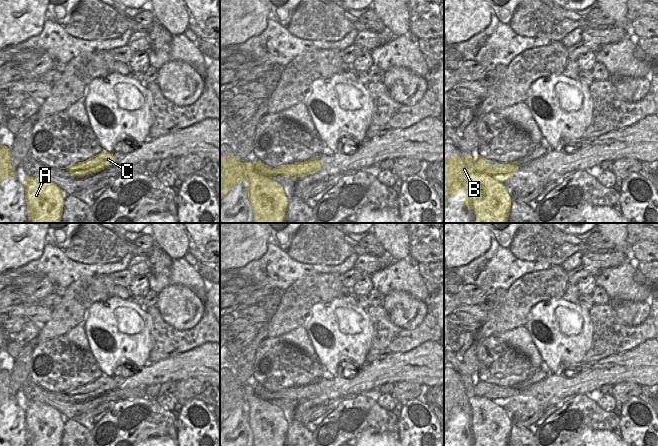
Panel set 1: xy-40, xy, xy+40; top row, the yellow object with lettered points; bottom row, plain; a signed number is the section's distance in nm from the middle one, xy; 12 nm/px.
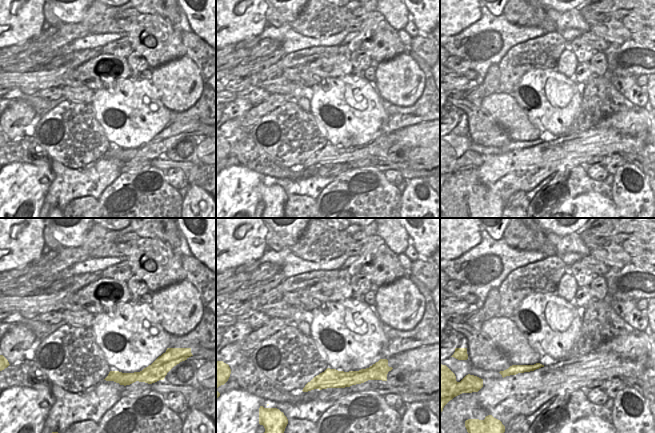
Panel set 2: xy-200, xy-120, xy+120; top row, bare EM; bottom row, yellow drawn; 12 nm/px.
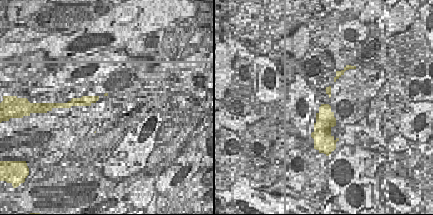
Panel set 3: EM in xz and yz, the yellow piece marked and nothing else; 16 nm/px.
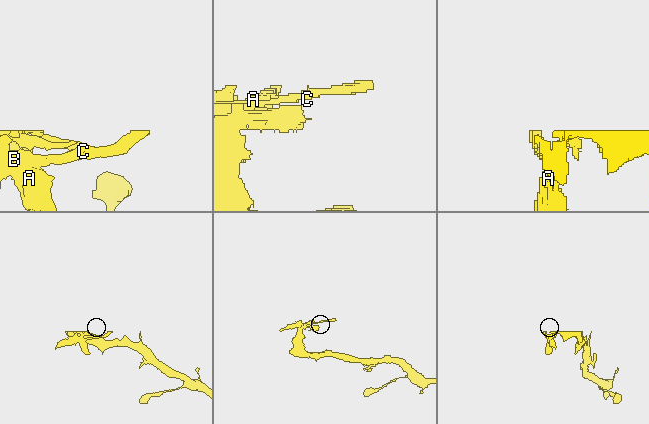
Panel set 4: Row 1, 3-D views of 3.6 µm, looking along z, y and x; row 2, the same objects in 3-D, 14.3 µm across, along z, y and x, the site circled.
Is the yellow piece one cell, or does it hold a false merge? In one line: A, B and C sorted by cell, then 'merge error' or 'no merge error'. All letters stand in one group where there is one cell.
groups A B C; no merge error

